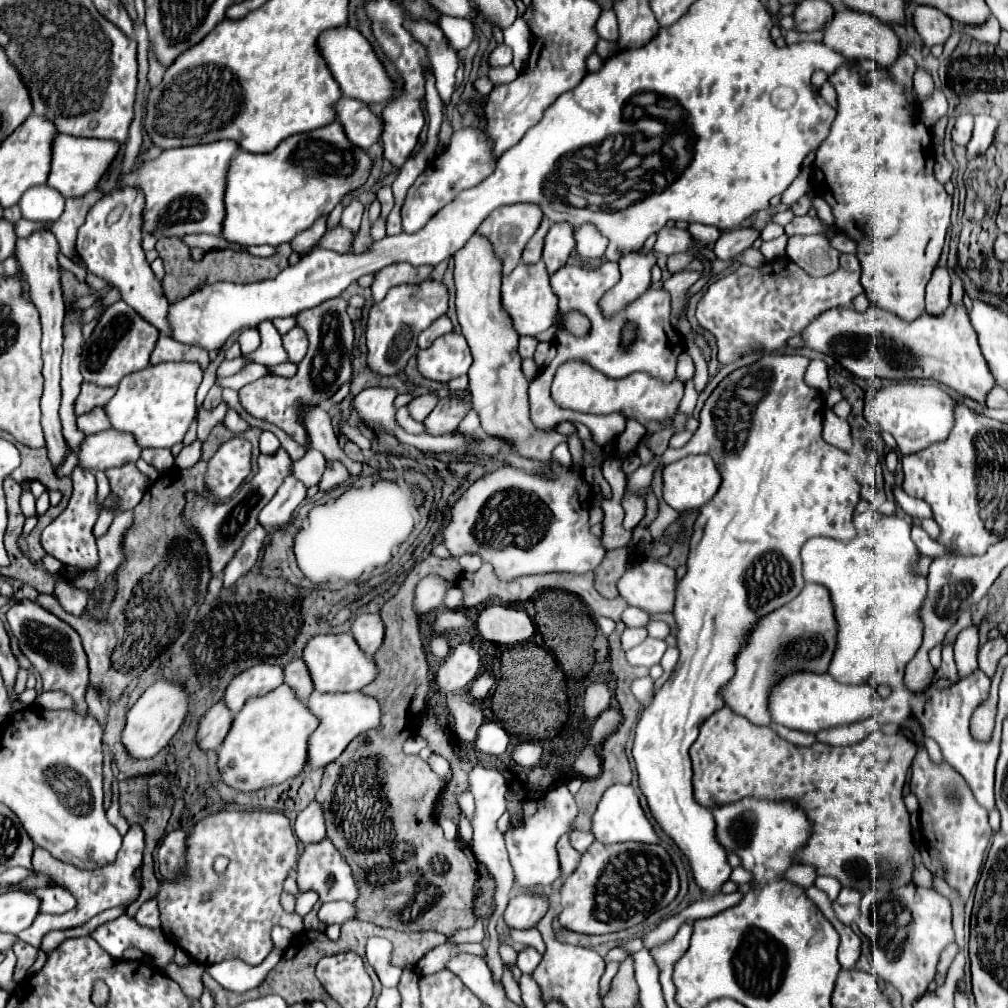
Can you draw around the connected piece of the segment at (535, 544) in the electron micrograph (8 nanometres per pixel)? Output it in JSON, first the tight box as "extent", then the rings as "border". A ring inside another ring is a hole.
{"extent":[444,460,606,582],"border":[[[550,460],[550,474],[526,472],[522,468],[502,466],[496,472],[490,472],[480,480],[476,480],[454,504],[452,520],[444,530],[444,546],[456,558],[462,554],[478,554],[484,562],[494,566],[496,576],[504,582],[520,576],[548,574],[548,572],[586,574],[596,570],[606,556],[602,540],[590,532],[588,524],[590,506],[592,506],[592,484],[584,478],[584,468],[578,464],[560,466],[558,462]]]}

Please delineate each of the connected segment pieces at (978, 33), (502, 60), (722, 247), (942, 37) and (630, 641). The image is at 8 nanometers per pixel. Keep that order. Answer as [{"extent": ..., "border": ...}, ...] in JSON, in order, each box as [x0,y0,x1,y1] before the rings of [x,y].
[{"extent":[956,16,1000,44],"border":[[[990,16],[988,22],[984,22],[982,26],[958,26],[956,34],[958,32],[966,32],[972,38],[978,38],[978,40],[990,42],[990,44],[998,44],[998,40],[1000,40],[1000,24],[994,16]]]},{"extent":[488,28,513,68],"border":[[[494,28],[494,38],[496,38],[496,48],[488,56],[488,64],[490,64],[490,68],[508,66],[513,60],[512,50],[504,44],[500,28]]]},{"extent":[714,228,760,260],"border":[[[736,228],[726,234],[722,234],[714,246],[714,254],[720,260],[734,260],[738,254],[742,254],[760,234],[754,228]]]},{"extent":[910,4,952,46],"border":[[[916,4],[910,14],[910,20],[926,46],[944,44],[952,32],[952,20],[934,6]]]},{"extent":[622,628,648,650],"border":[[[626,628],[622,634],[622,648],[630,650],[630,648],[638,646],[646,636],[648,636],[646,628]]]}]

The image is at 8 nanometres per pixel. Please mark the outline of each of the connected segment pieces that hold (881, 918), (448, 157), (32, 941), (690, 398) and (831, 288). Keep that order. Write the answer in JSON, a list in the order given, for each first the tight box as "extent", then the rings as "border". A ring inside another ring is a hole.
[{"extent":[856,886,954,1006],"border":[[[920,886],[894,888],[886,894],[868,890],[862,896],[856,924],[874,942],[874,974],[890,982],[902,994],[902,1006],[912,1006],[914,1000],[926,994],[928,984],[934,980],[940,954],[948,944],[954,942],[950,902],[938,892]]]},{"extent":[402,128,494,232],"border":[[[464,128],[452,134],[450,146],[444,150],[444,154],[436,156],[426,170],[416,178],[416,182],[410,186],[408,196],[402,204],[402,226],[404,232],[418,232],[426,226],[426,222],[446,204],[450,204],[460,190],[472,188],[482,178],[486,178],[490,172],[494,172],[494,160],[490,154],[490,142],[484,134],[484,130],[478,128]]]},{"extent":[18,830,144,948],"border":[[[128,830],[128,834],[124,836],[124,844],[122,844],[122,848],[118,852],[116,864],[110,864],[110,866],[104,866],[104,868],[98,868],[98,870],[78,870],[76,866],[70,866],[66,862],[58,862],[46,850],[36,848],[34,858],[32,858],[34,870],[50,874],[57,884],[67,888],[74,897],[78,898],[78,906],[74,910],[66,912],[66,914],[60,914],[60,916],[38,914],[34,924],[30,928],[26,928],[18,938],[24,940],[26,944],[34,946],[34,948],[40,948],[42,936],[48,934],[50,930],[66,930],[66,928],[82,926],[84,922],[88,922],[96,914],[100,914],[100,912],[104,912],[108,908],[114,908],[114,906],[122,906],[122,904],[138,898],[140,886],[136,884],[134,870],[142,864],[142,850],[144,850],[144,834],[142,834],[142,830]]]},{"extent":[680,380,698,415],"border":[[[688,380],[686,382],[686,394],[680,402],[680,412],[686,412],[687,415],[692,415],[692,410],[696,406],[696,400],[698,400],[698,394],[696,394],[696,388],[694,388],[694,382]]]},{"extent":[696,254,864,364],"border":[[[842,254],[840,268],[822,278],[806,274],[786,256],[766,262],[760,268],[740,266],[736,272],[708,286],[698,302],[696,318],[702,328],[716,336],[718,362],[730,364],[750,350],[778,350],[792,336],[798,336],[810,326],[822,312],[852,306],[852,300],[864,292],[860,278],[862,266],[854,254]]]}]

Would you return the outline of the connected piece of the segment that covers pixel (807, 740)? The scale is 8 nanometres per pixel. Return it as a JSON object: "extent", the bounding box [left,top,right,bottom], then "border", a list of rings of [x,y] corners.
{"extent":[770,724,816,746],"border":[[[772,724],[770,728],[774,728],[784,740],[796,744],[796,746],[812,746],[816,742],[816,736],[814,734],[808,734],[808,732],[800,732],[800,730],[790,730],[790,728],[784,728],[780,724]]]}

